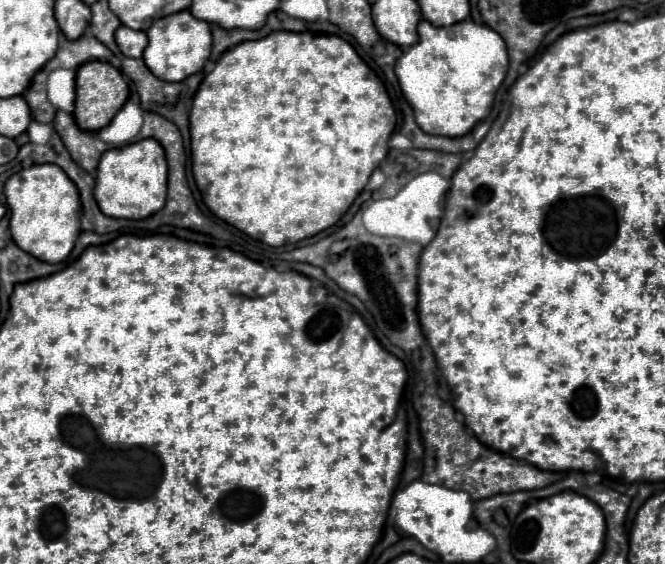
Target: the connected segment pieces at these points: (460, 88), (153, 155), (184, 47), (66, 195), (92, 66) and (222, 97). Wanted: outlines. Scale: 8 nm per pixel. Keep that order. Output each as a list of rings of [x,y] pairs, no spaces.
[[[422,20],[418,42],[396,62],[396,76],[414,110],[416,124],[434,136],[464,136],[474,124],[484,120],[494,102],[494,94],[508,70],[508,52],[502,36],[484,24],[462,20],[454,26],[436,28]]]
[[[154,138],[138,140],[102,154],[94,198],[106,216],[142,220],[156,214],[166,204],[166,176],[168,166],[162,146]]]
[[[190,10],[158,18],[158,22],[154,22],[146,34],[148,34],[148,46],[144,50],[142,60],[156,78],[162,78],[166,82],[182,82],[188,76],[200,72],[210,56],[210,44],[212,44],[210,26],[208,22],[194,18]]]
[[[34,164],[10,176],[4,186],[10,206],[10,232],[18,248],[50,264],[62,262],[74,248],[80,234],[80,196],[76,184],[60,166]]]
[[[86,62],[76,72],[76,108],[74,108],[74,120],[82,130],[98,132],[100,128],[108,126],[114,114],[124,106],[128,100],[128,84],[122,78],[120,70],[116,70],[108,62]]]
[[[272,32],[262,40],[240,42],[238,46],[226,50],[218,60],[216,68],[202,80],[190,110],[190,136],[192,136],[192,174],[198,190],[202,192],[208,210],[230,226],[242,230],[244,234],[260,240],[268,246],[286,246],[310,238],[330,226],[334,226],[340,216],[352,206],[356,196],[364,190],[370,174],[380,166],[388,154],[388,140],[394,132],[396,116],[392,102],[386,94],[384,84],[378,76],[364,64],[356,50],[340,36],[310,34],[310,32]]]

